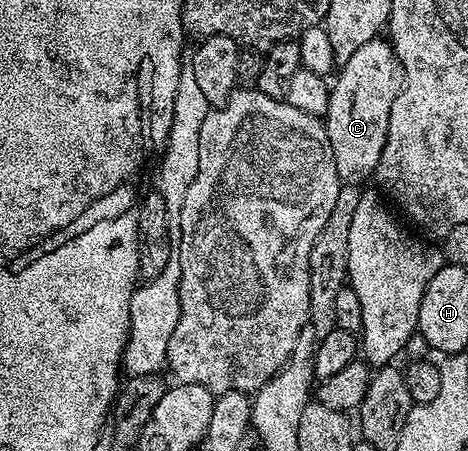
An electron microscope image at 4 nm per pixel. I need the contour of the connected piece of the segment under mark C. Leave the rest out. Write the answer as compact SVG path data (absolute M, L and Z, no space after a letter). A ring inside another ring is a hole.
M387 38L366 41L350 61L339 64L330 87L330 105L323 125L330 137L334 165L345 184L359 184L363 175L371 176L375 172L386 145L386 129L390 129L390 109L403 87L404 70Z

